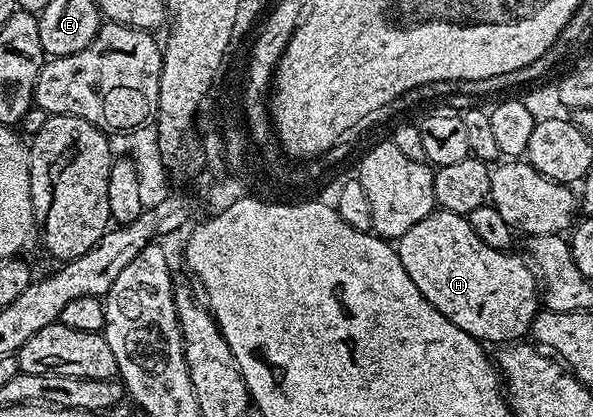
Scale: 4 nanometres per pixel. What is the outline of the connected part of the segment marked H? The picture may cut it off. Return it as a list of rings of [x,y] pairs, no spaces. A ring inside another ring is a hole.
[[[432,210],[423,216],[421,222],[413,226],[397,242],[397,251],[401,258],[401,266],[417,282],[417,290],[425,294],[425,298],[449,322],[461,326],[465,334],[483,342],[483,302],[491,296],[491,286],[503,286],[501,278],[507,278],[507,270],[513,270],[513,254],[510,251],[493,250],[493,246],[485,246],[481,238],[469,226],[466,216],[458,216],[452,212]],[[493,274],[503,274],[493,278]]]

